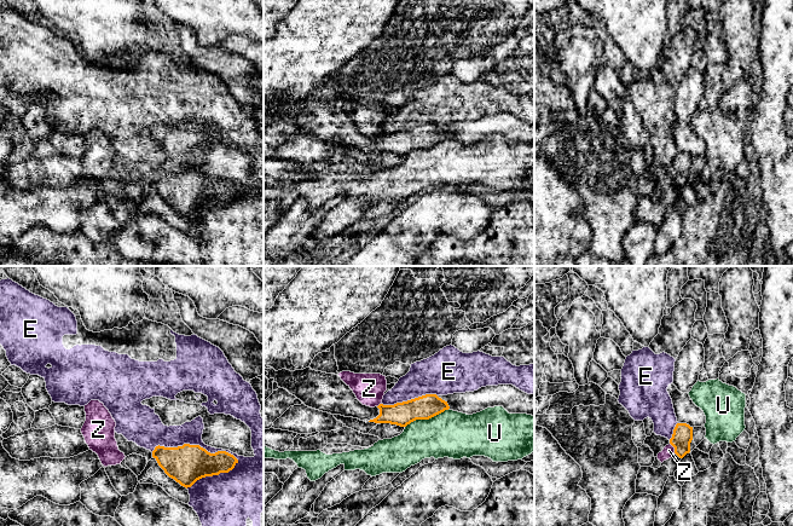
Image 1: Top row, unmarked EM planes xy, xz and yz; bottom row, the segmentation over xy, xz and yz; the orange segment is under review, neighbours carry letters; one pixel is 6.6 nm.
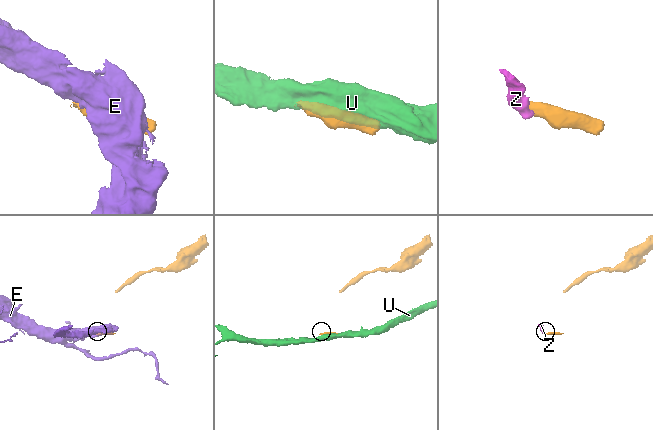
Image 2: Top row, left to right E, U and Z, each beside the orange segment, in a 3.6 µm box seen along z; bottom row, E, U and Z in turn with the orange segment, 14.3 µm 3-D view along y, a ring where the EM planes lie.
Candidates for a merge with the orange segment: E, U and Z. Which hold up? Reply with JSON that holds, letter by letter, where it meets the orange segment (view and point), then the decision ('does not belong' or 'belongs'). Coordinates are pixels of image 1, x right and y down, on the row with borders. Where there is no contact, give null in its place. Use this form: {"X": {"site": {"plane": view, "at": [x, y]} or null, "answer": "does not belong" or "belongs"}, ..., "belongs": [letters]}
{"E": {"site": {"plane": "xy", "at": [196, 445]}, "answer": "does not belong"}, "U": {"site": {"plane": "xz", "at": [427, 418]}, "answer": "does not belong"}, "Z": {"site": {"plane": "yz", "at": [675, 449]}, "answer": "does not belong"}, "belongs": []}

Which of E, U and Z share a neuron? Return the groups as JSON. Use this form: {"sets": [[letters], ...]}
{"sets": [["E"], ["U"], ["Z"]]}

